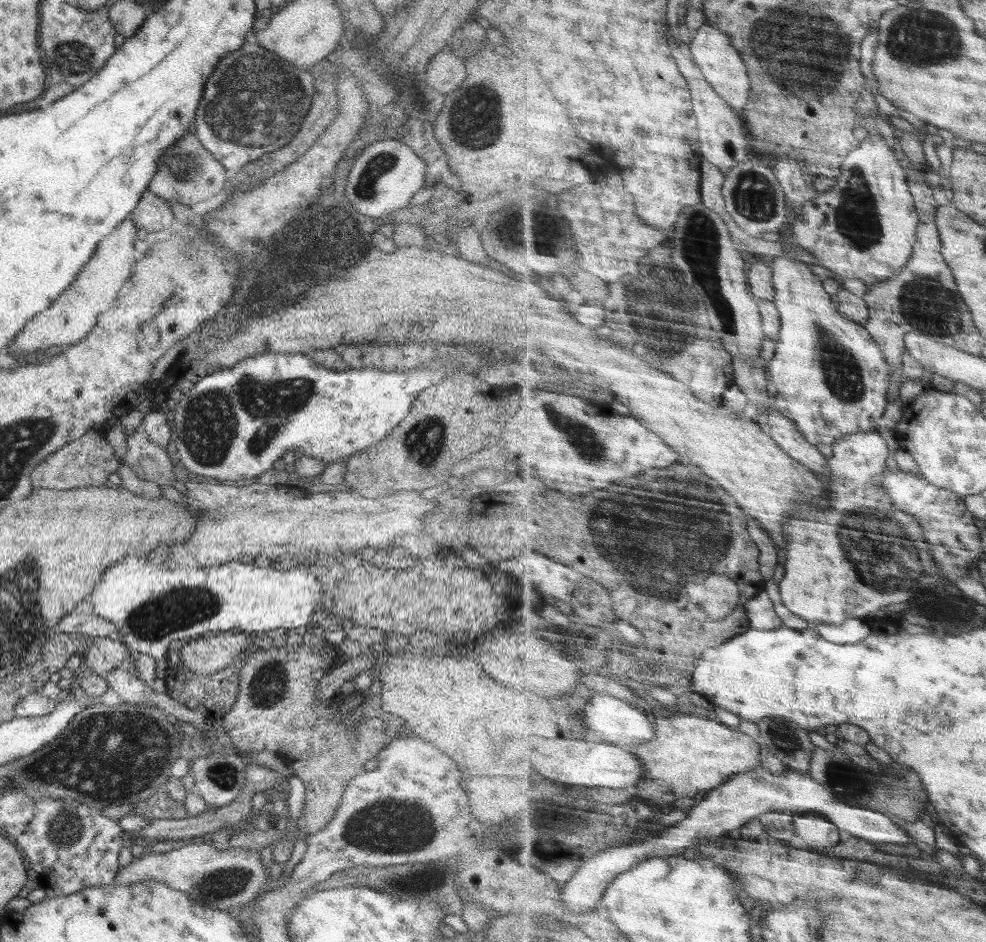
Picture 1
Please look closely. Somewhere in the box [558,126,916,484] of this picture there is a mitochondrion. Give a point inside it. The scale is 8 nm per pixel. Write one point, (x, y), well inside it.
(659, 310)

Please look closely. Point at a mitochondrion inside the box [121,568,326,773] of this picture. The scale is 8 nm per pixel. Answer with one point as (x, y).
(149, 622)

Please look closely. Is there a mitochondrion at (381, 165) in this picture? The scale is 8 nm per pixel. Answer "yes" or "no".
yes

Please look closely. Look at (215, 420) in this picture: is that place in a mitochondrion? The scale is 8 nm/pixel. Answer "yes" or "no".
yes

